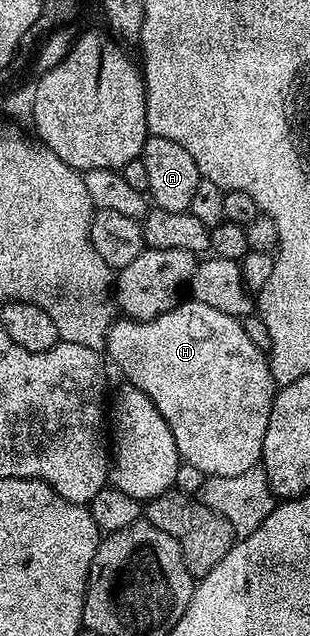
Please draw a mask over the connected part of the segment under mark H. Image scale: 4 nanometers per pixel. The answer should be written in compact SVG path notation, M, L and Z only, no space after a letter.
M184 299L170 311L166 311L149 321L116 319L113 320L112 326L108 329L106 357L109 362L112 360L120 368L121 375L125 377L123 380L127 384L133 385L138 391L142 391L154 403L154 407L158 407L162 419L166 419L166 423L170 427L170 435L174 435L174 443L178 447L181 462L185 466L193 465L204 477L229 477L230 475L242 475L261 464L266 427L270 423L270 411L278 392L278 386L272 377L272 366L265 350L254 347L254 343L246 335L243 324L237 318L226 315L226 311L218 311L218 307L206 307L206 303Z

